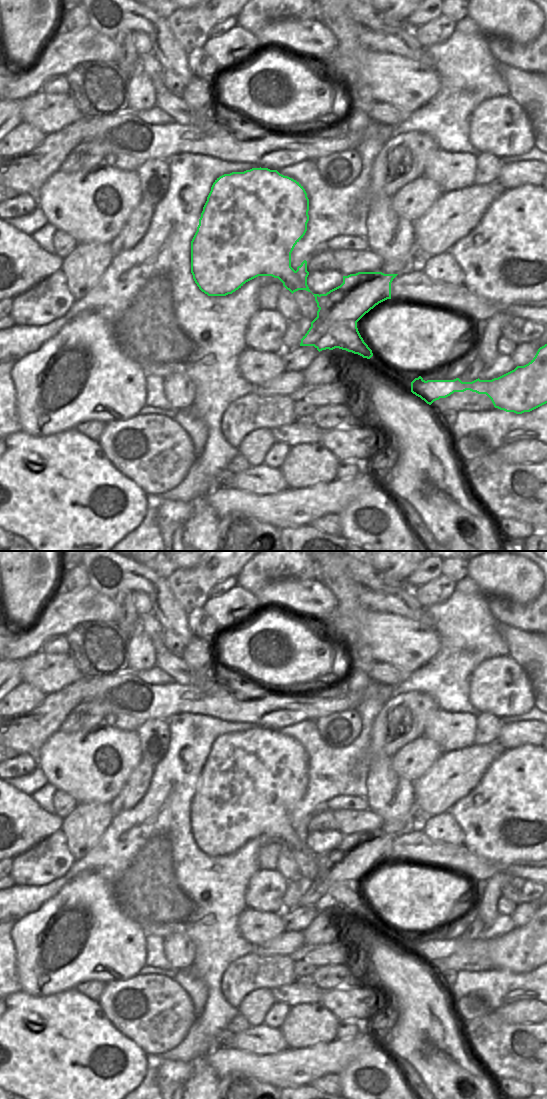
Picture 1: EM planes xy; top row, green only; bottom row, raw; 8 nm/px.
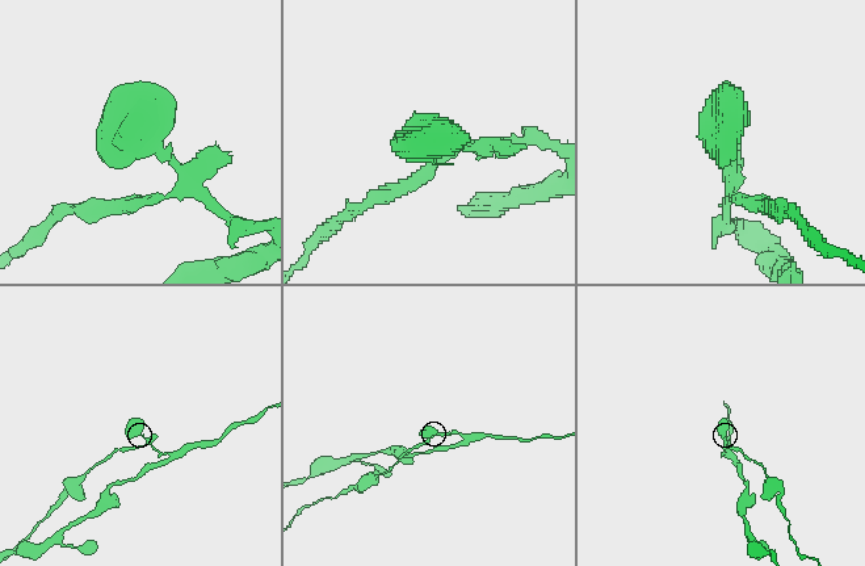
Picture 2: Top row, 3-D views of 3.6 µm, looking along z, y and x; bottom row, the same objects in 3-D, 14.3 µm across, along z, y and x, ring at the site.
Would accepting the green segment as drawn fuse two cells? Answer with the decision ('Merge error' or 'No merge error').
Merge error

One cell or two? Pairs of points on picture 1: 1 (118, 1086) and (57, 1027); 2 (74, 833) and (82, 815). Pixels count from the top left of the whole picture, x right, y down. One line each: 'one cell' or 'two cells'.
1: one cell
2: one cell

